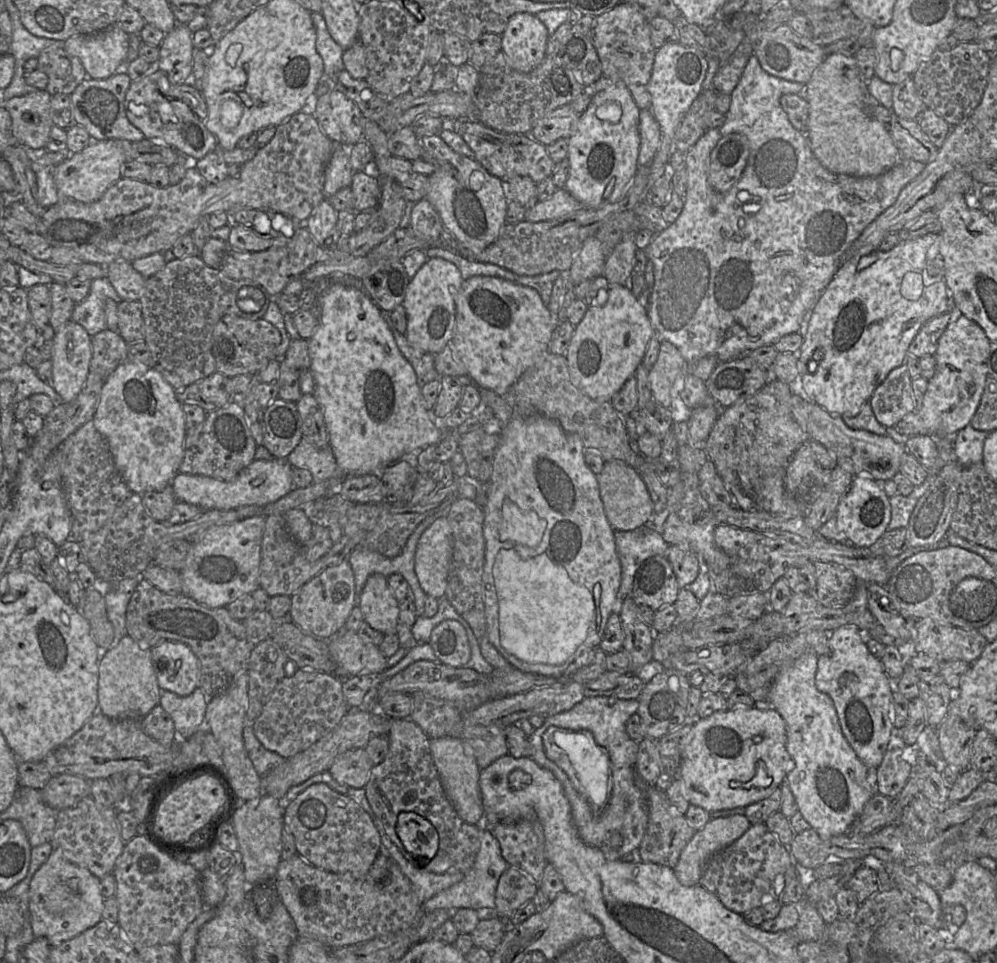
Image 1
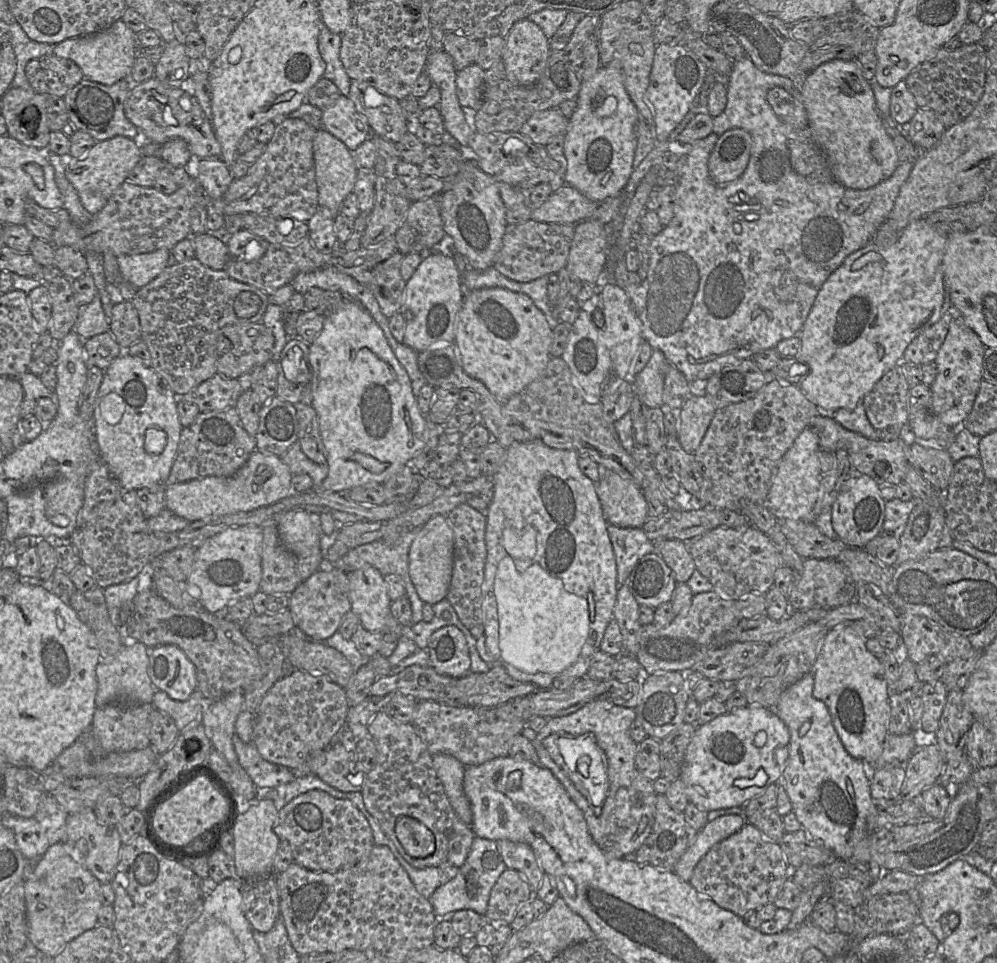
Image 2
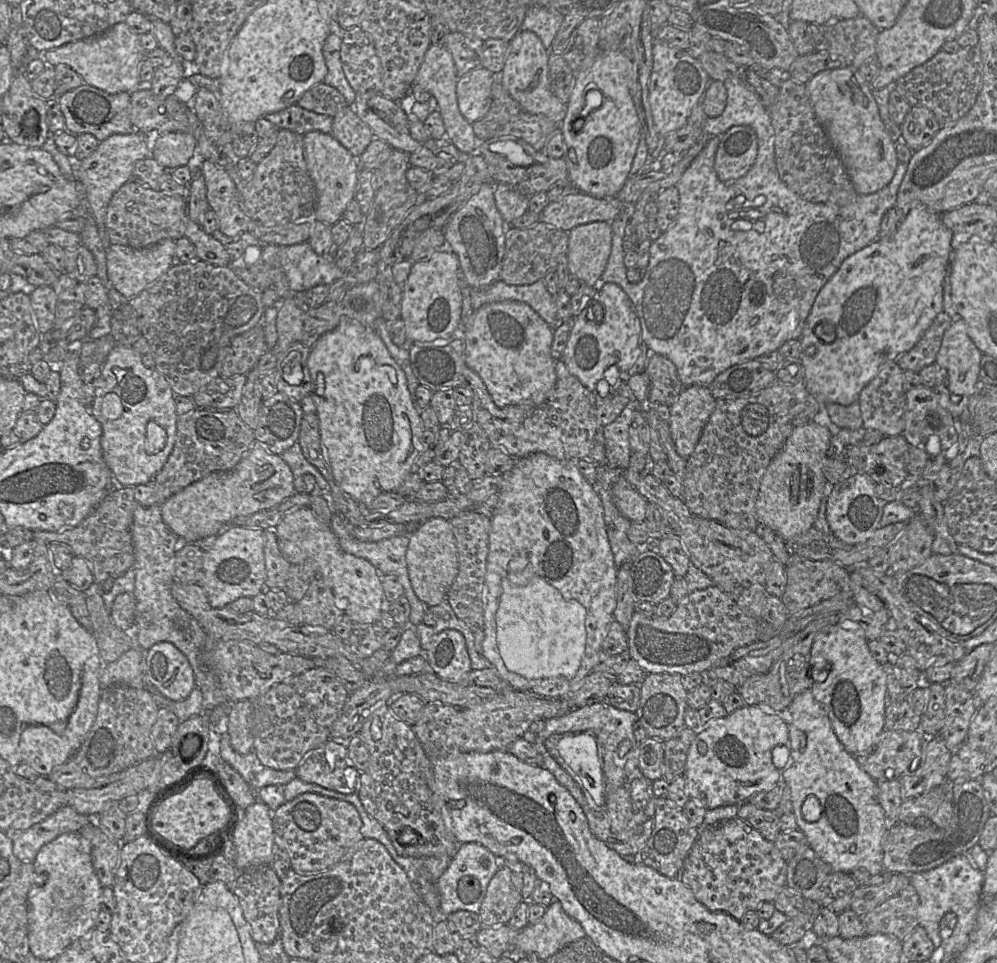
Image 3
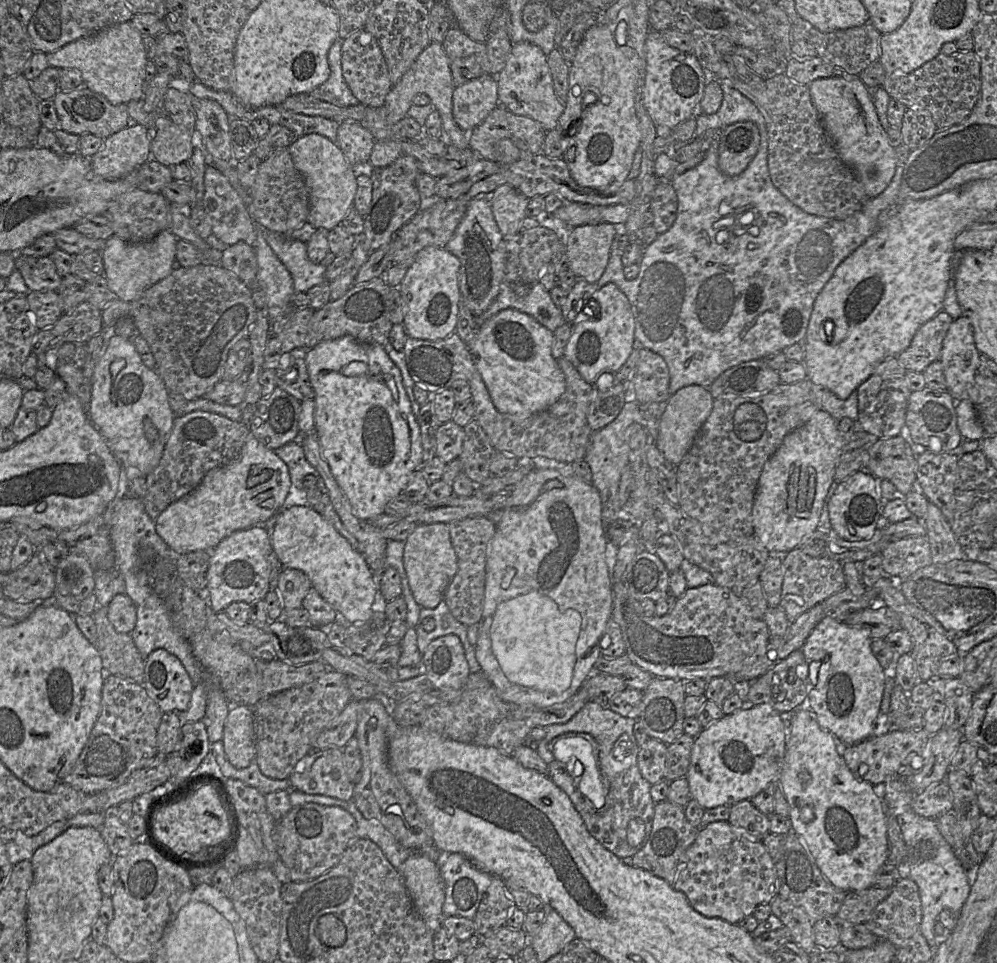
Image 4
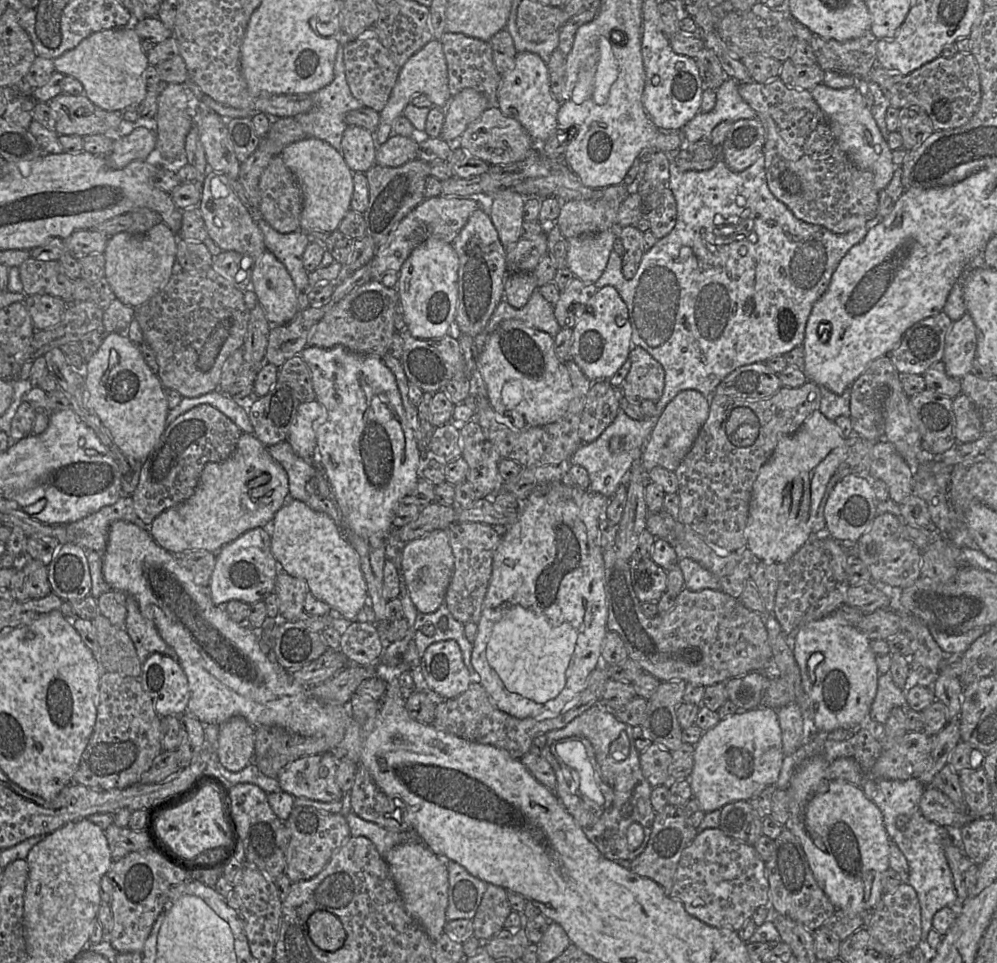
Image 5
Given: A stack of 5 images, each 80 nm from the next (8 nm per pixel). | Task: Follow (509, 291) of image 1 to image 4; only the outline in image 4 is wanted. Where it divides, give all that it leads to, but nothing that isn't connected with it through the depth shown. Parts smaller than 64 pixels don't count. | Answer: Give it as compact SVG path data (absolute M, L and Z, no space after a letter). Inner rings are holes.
M504 309L481 324L479 331L475 334L475 337L471 340L470 344L467 344L467 346L469 347L469 350L472 354L477 371L479 372L487 388L491 401L500 413L532 414L535 412L539 412L554 404L564 393L566 388L566 381L564 374L558 365L558 360L555 359L552 355L553 344L554 333L552 331L538 323L533 317L529 316L528 314L522 313L516 309Z

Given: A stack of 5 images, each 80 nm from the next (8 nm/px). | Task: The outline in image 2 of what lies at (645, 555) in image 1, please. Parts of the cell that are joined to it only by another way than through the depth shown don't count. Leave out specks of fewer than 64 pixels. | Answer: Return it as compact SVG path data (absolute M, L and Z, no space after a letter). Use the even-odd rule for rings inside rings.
M608 523L607 530L616 557L619 588L627 582L634 567L643 556L657 551L657 544L648 539L642 527L621 528Z

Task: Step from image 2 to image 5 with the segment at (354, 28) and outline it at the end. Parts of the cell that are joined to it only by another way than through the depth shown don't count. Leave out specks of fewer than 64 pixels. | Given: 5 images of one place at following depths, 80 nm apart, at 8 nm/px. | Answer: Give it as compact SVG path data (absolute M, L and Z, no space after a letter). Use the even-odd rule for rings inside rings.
M372 25L359 30L343 47L345 76L352 95L364 106L381 112L390 97L400 68L392 61L389 52L381 43L377 28Z

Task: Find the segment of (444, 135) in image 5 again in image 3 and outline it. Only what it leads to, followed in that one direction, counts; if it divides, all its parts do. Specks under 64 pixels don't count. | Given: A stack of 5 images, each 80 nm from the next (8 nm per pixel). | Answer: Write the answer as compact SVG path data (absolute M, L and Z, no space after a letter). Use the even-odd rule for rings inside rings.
M477 67L458 78L457 104L465 119L473 124L483 118L492 103L491 88L499 75L484 67Z

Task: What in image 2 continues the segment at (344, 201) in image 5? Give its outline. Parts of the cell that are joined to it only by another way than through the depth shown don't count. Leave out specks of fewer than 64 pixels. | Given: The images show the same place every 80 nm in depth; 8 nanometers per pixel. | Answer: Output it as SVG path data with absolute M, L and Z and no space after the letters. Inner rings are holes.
M318 129L315 134L313 157L319 206L320 208L327 208L335 217L339 214L339 208L346 196L353 192L358 170L351 151L343 142L324 129Z

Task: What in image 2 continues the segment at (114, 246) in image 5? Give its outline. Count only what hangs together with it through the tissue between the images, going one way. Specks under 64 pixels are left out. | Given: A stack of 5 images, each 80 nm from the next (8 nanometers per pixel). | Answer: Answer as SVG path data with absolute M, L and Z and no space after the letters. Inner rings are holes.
M160 248L148 253L120 255L117 262L122 277L135 289L140 289L168 266L170 254L170 249Z

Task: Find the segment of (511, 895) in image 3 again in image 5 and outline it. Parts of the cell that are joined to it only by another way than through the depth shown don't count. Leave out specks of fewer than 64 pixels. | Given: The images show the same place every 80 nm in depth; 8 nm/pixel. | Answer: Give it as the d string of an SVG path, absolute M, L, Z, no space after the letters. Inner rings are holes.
M488 885L472 919L473 935L481 942L488 942L504 928L504 922L512 912L507 896L505 888Z

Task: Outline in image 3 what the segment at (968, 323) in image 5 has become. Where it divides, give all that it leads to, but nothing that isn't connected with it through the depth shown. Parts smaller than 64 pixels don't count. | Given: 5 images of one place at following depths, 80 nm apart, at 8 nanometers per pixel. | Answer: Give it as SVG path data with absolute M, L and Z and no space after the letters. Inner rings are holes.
M964 319L953 321L944 332L934 362L938 366L938 383L935 388L929 389L936 390L940 404L956 419L966 410L969 397L979 380L981 355L981 351L968 336Z

